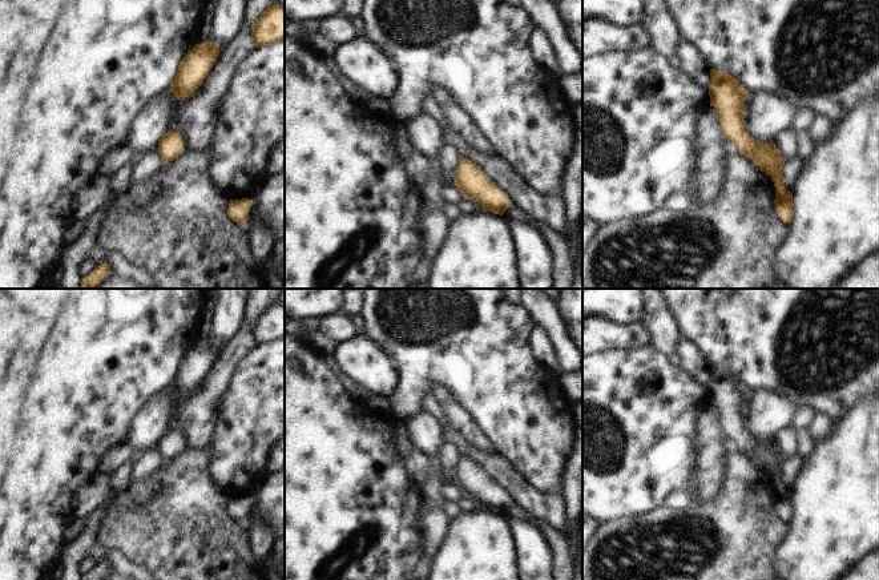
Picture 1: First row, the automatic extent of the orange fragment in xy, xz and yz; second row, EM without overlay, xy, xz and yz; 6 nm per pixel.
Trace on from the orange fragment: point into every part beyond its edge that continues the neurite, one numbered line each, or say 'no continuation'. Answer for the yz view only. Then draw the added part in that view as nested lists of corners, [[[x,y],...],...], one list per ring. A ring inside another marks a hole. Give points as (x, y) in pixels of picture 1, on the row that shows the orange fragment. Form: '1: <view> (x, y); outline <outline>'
no continuation

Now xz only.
no continuation

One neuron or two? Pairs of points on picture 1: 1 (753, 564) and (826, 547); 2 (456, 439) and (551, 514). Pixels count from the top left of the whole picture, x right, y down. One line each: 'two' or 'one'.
1: two
2: one

